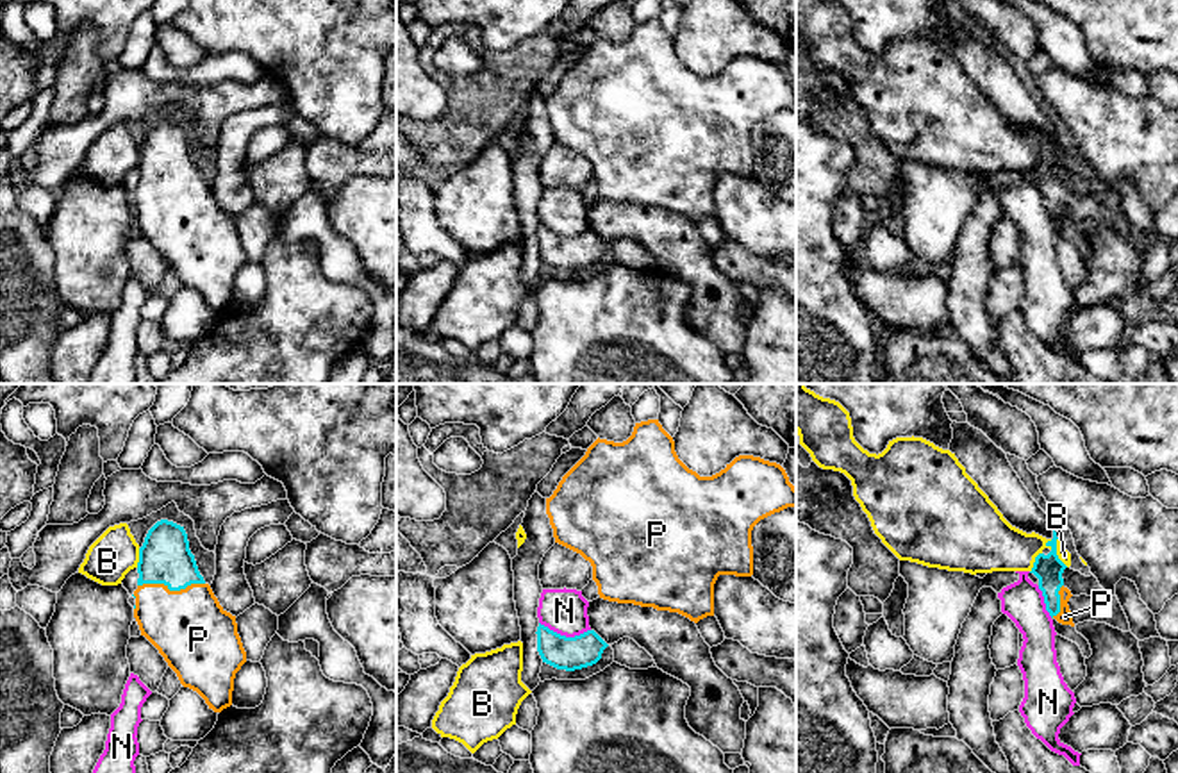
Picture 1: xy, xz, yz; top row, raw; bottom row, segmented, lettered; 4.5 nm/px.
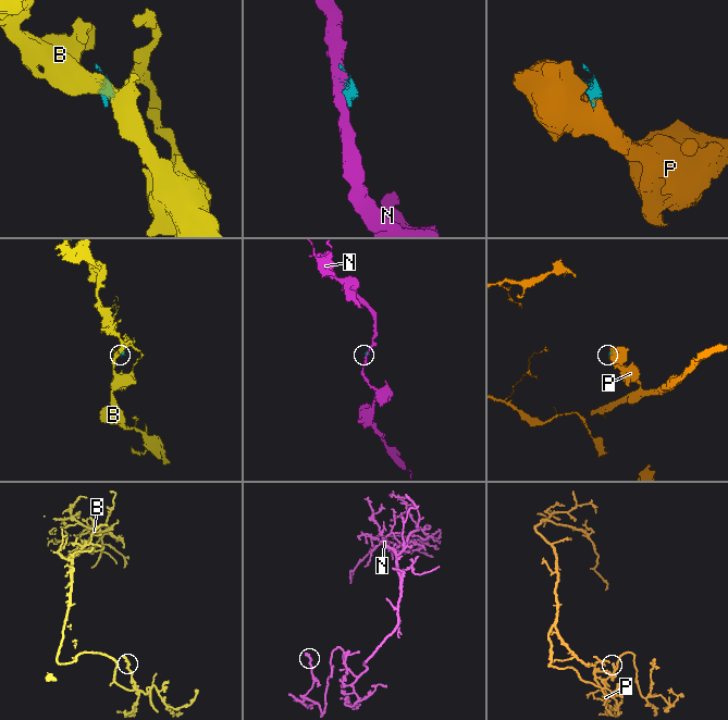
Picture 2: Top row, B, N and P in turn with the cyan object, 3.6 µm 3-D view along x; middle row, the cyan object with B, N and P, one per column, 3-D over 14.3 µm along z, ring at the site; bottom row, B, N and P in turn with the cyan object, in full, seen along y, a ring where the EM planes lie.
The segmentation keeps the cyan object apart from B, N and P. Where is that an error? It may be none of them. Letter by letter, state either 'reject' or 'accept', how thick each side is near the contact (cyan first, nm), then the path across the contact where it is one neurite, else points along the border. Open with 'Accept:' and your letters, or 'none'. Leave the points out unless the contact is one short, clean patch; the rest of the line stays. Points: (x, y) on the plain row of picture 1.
Accept: P
B: reject; calibres 130 and 60 nm; border yz (1057, 138), (1057, 156), (1068, 166)
N: reject; calibres 150 and 200 nm
P: accept; calibres 240 and 360 nm; way xy (165, 157), (170, 190), (174, 207), (197, 238)

